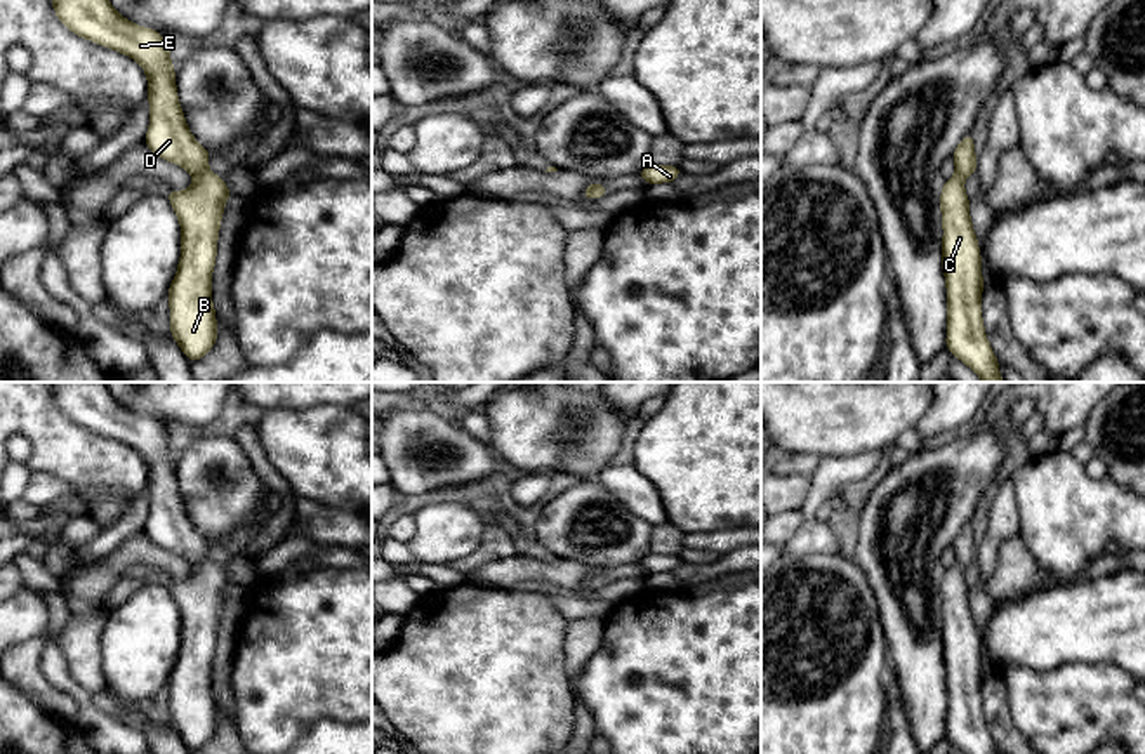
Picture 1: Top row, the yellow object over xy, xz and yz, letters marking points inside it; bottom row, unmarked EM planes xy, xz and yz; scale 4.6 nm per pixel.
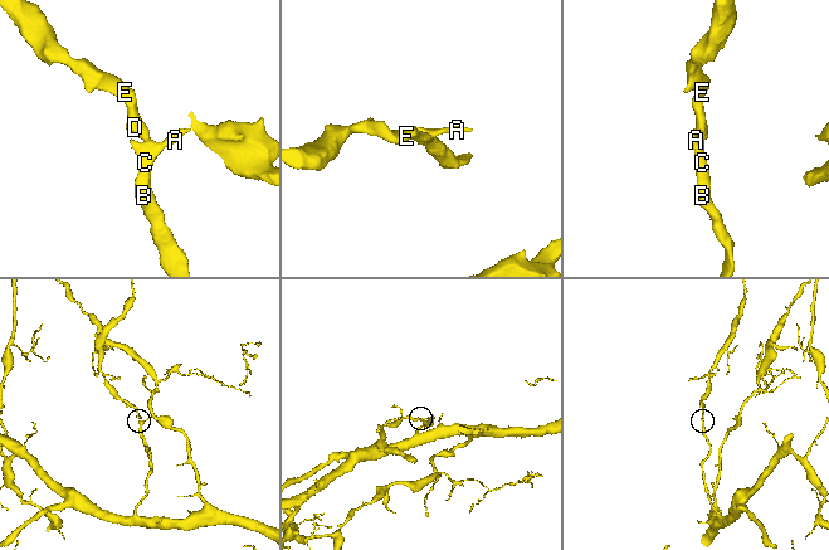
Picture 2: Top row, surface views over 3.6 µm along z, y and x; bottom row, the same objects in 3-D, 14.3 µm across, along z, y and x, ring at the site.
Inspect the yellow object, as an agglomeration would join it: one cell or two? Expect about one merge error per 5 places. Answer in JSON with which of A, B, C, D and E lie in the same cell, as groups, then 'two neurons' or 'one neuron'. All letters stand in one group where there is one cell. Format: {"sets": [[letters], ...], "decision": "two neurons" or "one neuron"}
{"sets": [["A", "B", "C", "D", "E"]], "decision": "one neuron"}

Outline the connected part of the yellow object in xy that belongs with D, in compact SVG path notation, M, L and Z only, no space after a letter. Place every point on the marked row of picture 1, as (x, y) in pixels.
M50 0L59 21L75 35L97 45L113 49L137 61L148 76L149 127L144 144L160 158L188 170L195 181L184 191L167 191L167 198L181 224L181 259L170 283L167 299L170 306L170 335L186 358L195 363L203 358L217 341L217 320L212 304L212 271L217 255L219 228L224 203L231 191L224 179L208 170L210 151L189 132L177 97L175 69L162 33L137 26L115 10L109 0Z

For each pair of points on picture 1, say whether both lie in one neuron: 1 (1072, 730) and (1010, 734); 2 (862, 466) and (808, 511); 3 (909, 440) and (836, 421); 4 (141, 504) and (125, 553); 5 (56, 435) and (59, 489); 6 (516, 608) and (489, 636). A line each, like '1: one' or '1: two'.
1: two
2: one
3: two
4: two
5: two
6: one

